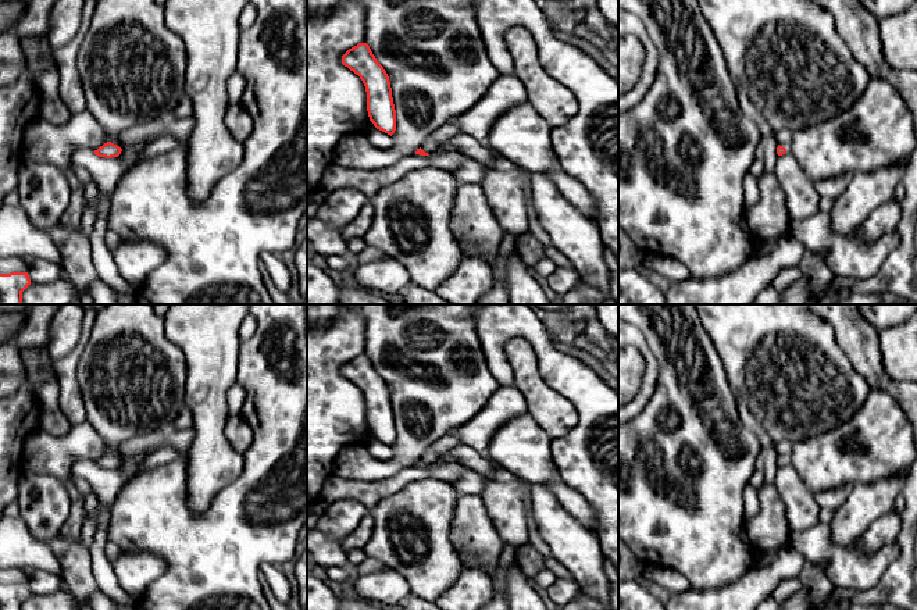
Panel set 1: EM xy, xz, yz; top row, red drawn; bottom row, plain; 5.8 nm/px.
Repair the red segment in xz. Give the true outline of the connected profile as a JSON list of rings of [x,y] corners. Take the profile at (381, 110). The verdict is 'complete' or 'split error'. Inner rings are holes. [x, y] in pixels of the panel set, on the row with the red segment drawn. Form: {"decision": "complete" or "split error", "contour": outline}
{"decision": "complete", "contour": [[[358,43],[342,56],[342,64],[360,76],[367,92],[367,111],[374,126],[388,135],[396,131],[396,110],[390,81],[367,43]]]}

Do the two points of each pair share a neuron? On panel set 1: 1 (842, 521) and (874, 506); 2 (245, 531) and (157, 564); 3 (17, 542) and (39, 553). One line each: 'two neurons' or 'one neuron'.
1: one neuron
2: two neurons
3: one neuron

